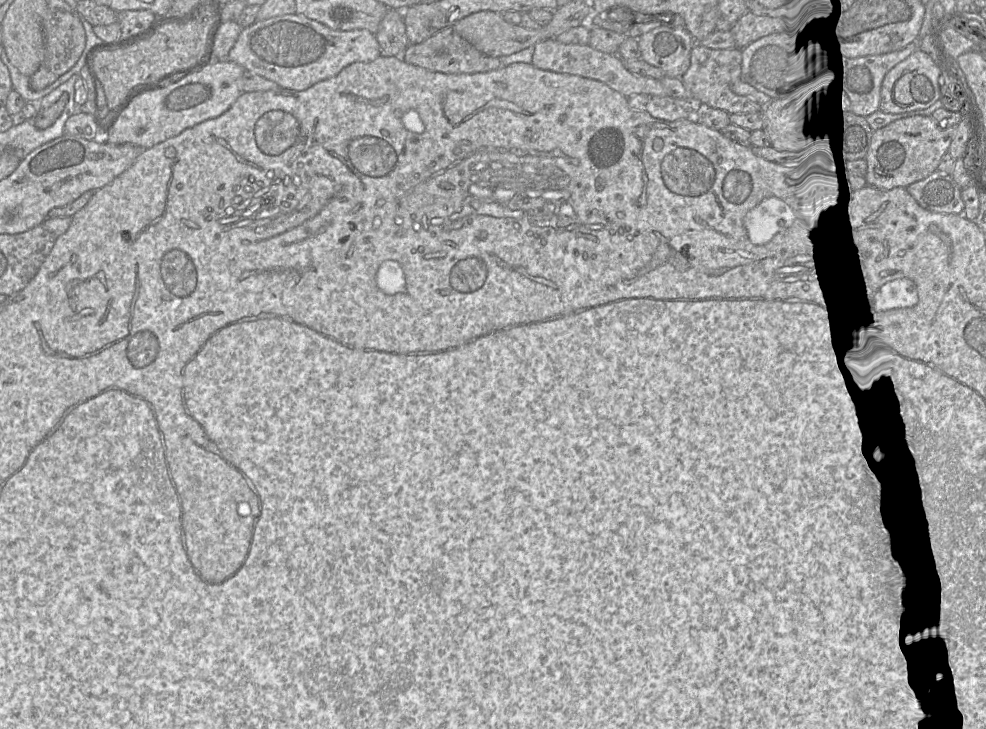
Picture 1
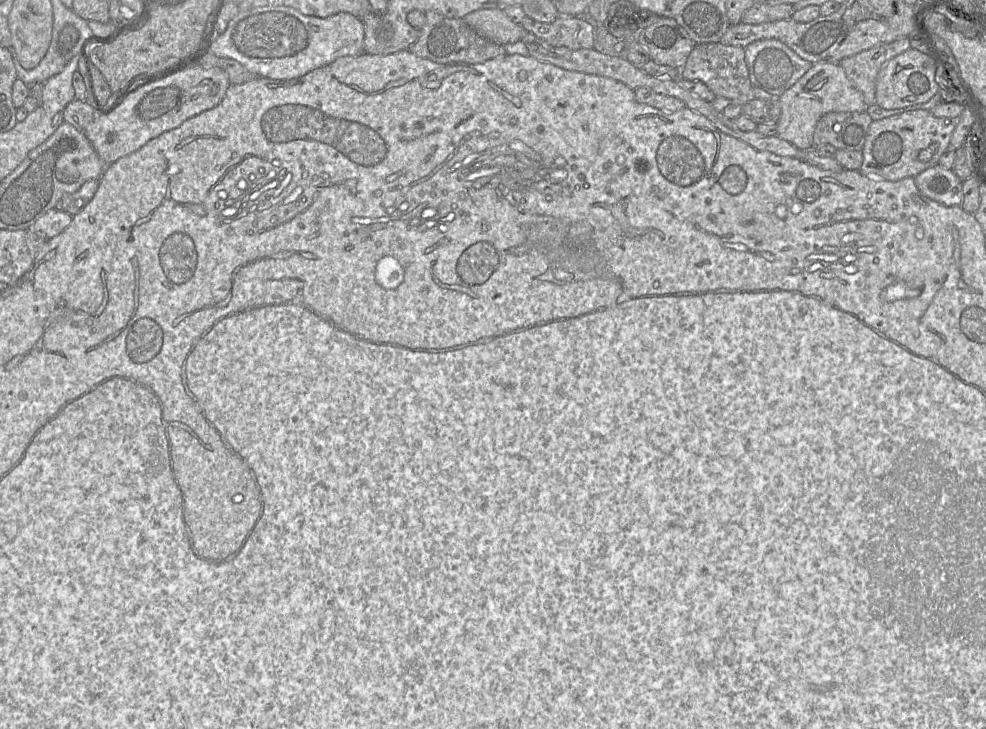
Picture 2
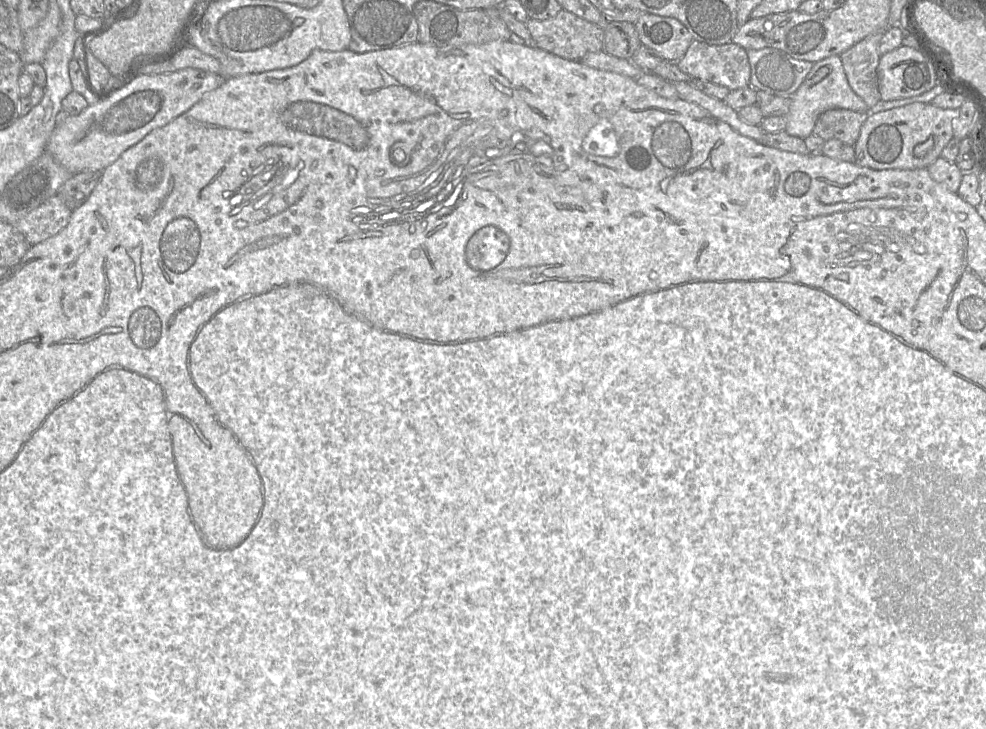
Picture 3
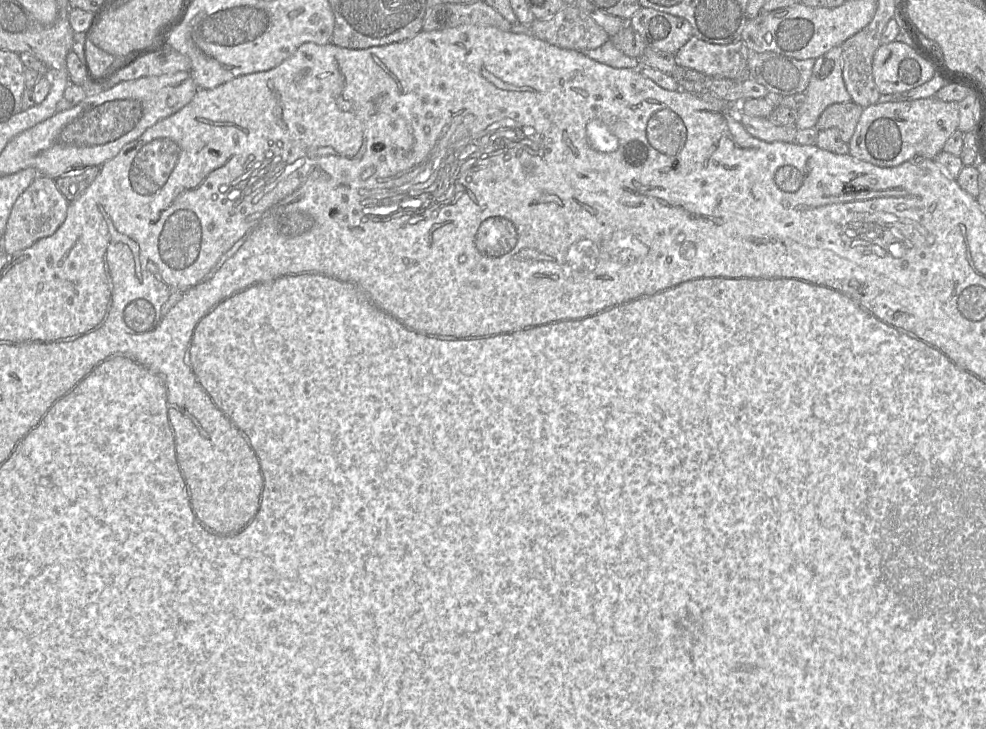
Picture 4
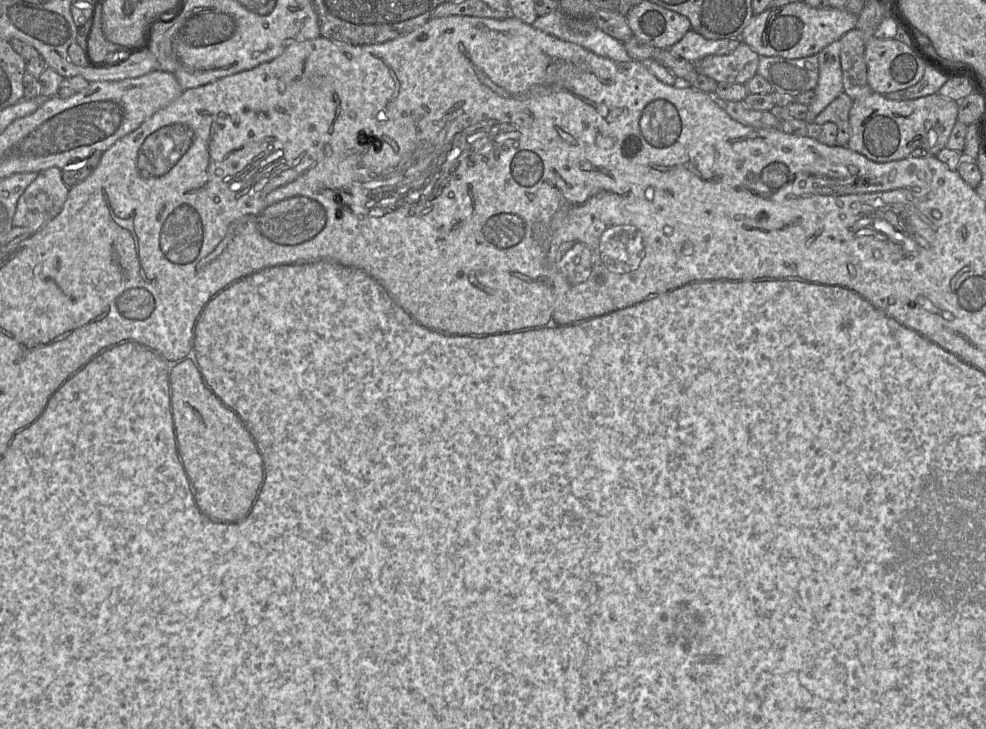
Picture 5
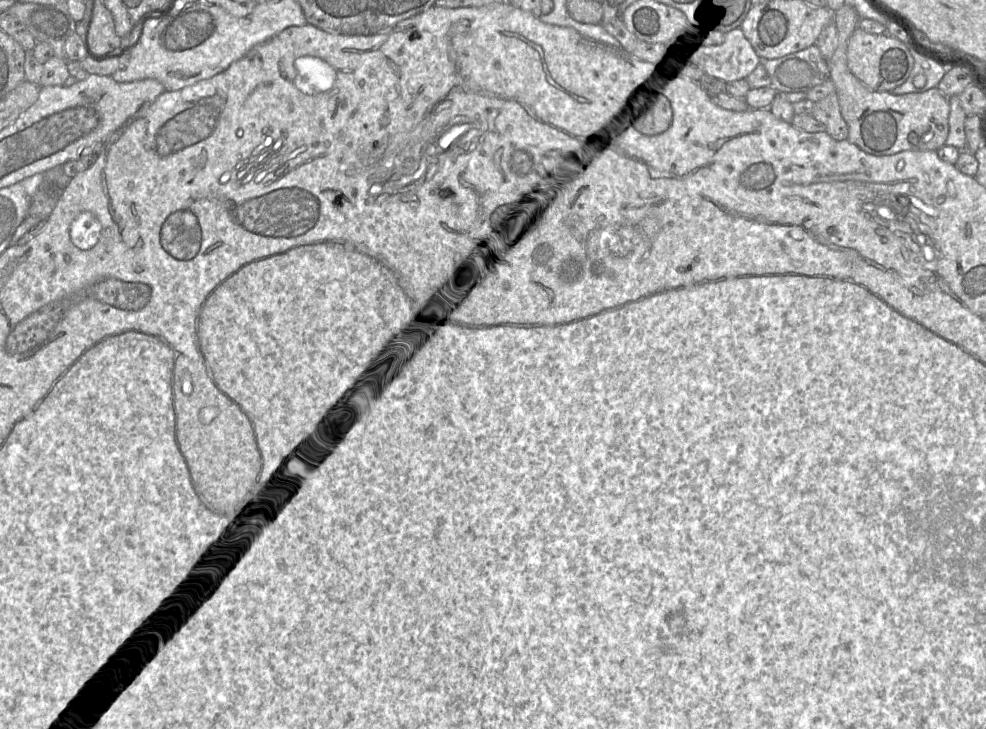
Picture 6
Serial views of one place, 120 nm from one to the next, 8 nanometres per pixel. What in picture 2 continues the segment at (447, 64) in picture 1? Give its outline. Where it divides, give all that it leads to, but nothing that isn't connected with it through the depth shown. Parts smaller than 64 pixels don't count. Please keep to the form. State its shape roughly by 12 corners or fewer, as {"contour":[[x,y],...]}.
{"contour":[[413,10],[408,48],[440,64],[478,64],[506,54],[461,18]]}

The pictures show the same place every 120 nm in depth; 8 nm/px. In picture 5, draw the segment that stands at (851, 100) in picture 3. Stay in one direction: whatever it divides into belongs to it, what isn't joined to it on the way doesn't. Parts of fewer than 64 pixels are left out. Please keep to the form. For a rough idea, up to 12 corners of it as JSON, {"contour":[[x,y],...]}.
{"contour":[[840,41],[818,53],[816,96],[805,118],[813,123],[842,92]]}

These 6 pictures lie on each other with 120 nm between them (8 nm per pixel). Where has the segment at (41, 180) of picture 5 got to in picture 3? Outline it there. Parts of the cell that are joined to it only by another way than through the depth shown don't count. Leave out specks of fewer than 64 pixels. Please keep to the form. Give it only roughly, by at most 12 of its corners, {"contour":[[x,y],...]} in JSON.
{"contour":[[56,194],[14,226],[33,246],[66,227],[71,212]]}

